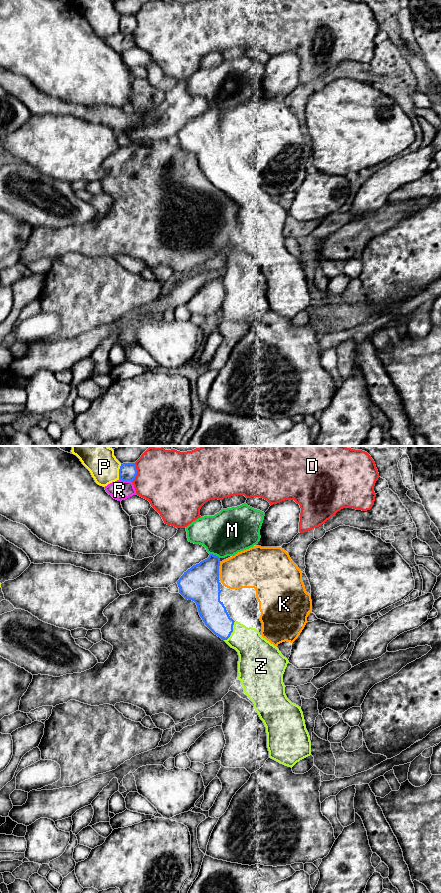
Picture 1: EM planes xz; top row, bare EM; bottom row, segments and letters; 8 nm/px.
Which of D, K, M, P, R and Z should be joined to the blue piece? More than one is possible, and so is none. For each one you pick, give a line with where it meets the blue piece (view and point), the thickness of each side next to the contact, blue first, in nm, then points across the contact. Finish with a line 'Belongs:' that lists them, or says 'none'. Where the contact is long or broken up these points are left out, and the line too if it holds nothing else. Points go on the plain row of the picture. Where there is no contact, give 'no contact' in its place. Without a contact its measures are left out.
Z: xz (232, 183) | 200/280 nm | across xz (212, 163), (232, 183), (255, 204)
Belongs: Z

